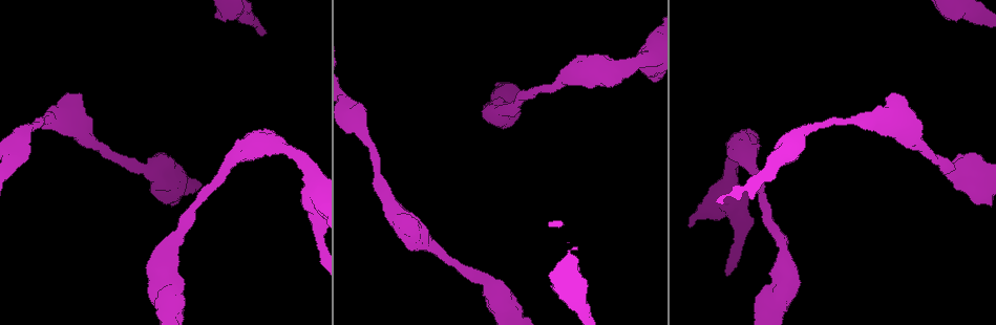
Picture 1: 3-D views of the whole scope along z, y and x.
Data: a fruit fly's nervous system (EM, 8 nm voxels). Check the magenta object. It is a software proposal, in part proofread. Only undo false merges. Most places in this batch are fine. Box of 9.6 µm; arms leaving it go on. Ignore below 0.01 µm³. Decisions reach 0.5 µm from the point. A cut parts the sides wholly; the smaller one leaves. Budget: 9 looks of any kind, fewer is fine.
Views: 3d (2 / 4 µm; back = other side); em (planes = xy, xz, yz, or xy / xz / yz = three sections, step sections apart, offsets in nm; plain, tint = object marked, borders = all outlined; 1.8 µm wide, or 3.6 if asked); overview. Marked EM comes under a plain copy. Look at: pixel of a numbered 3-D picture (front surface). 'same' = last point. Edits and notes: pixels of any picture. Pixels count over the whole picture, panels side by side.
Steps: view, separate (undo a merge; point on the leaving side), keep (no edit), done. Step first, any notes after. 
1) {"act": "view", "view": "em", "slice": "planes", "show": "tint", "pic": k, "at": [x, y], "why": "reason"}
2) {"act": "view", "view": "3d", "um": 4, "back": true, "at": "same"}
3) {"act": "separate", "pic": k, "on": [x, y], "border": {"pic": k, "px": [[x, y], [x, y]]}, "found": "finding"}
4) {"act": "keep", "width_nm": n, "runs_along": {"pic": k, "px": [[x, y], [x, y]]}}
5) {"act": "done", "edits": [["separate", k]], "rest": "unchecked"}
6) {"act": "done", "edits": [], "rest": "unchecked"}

{"act": "view", "view": "em", "um": 3.6, "slice": "planes", "show": "tint", "pic": 1, "at": [311, 174], "why": "thick turns thin"}

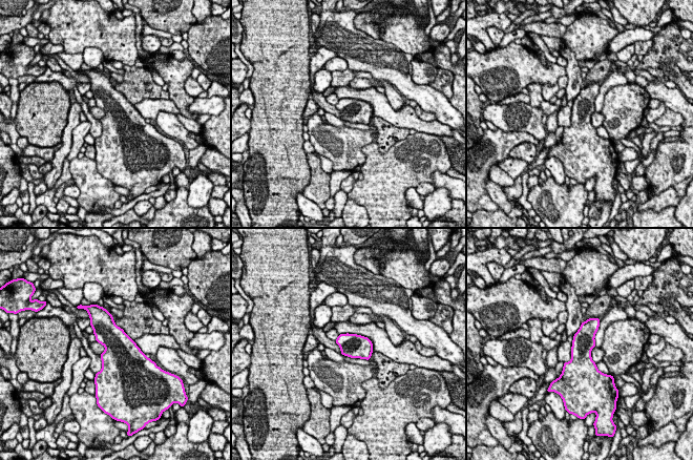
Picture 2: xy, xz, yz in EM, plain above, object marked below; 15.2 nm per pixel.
{"act": "keep", "found": "all the same neuron"}

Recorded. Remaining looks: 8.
{"act": "view", "view": "3d", "um": 4, "pic": 1, "at": [782, 250], "why": "calibre changes"}

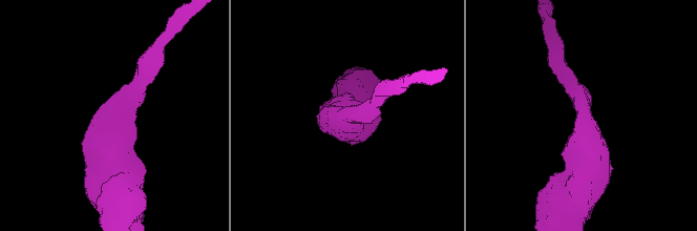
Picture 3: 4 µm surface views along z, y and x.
{"act": "view", "view": "em", "slice": "planes", "show": "tint", "pic": 3, "at": [122, 117], "arm_widths_nm": [280, 700], "why": "now the EM"}

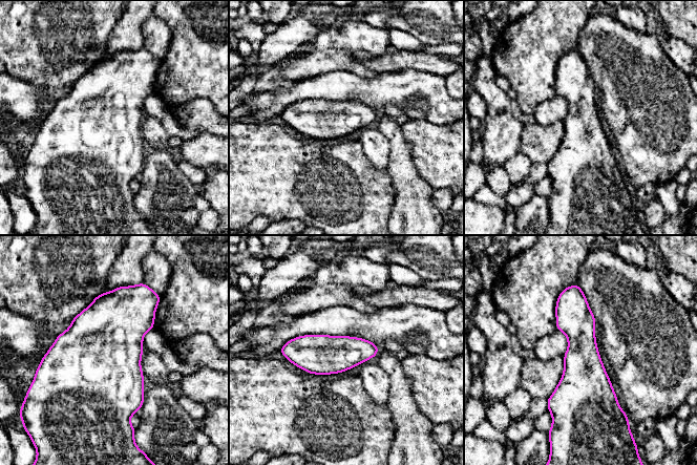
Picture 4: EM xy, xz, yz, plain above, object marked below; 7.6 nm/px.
{"act": "keep", "width_nm": 280, "found": "one neuron here"}

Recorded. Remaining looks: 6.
{"act": "view", "view": "3d", "um": 4, "pic": 1, "at": [748, 164], "why": "thick turns thin"}

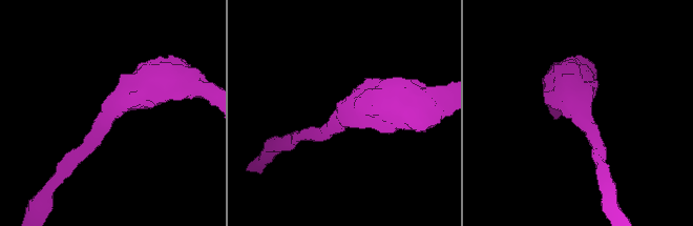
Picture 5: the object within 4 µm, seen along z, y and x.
{"act": "view", "view": "em", "um": 3.6, "slice": "planes", "show": "tint", "pic": 5, "at": [577, 119], "arm_widths_nm": [240, 600]}

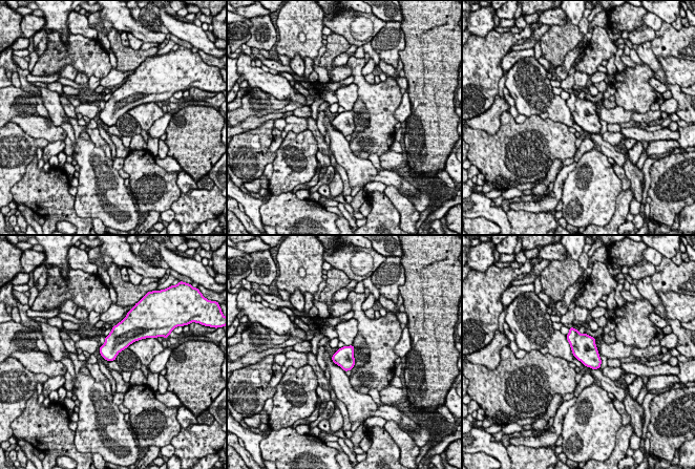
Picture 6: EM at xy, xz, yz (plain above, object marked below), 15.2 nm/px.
{"act": "keep", "found": "one neuron here"}

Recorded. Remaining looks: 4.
{"act": "view", "view": "3d", "um": 4, "pic": 1, "at": [386, 196], "why": "thick turns thin"}

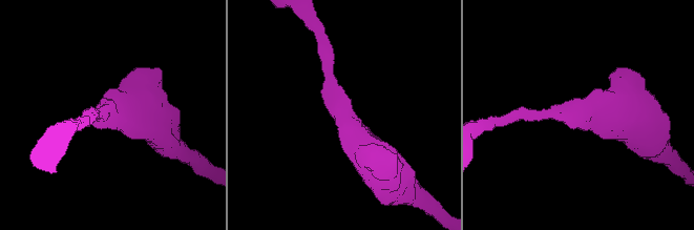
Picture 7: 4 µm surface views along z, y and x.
{"act": "view", "view": "em", "um": 3.6, "slice": "yz", "step": 16, "show": "tint", "pic": 7, "at": [343, 117], "arm_widths_nm": [190, 650]}

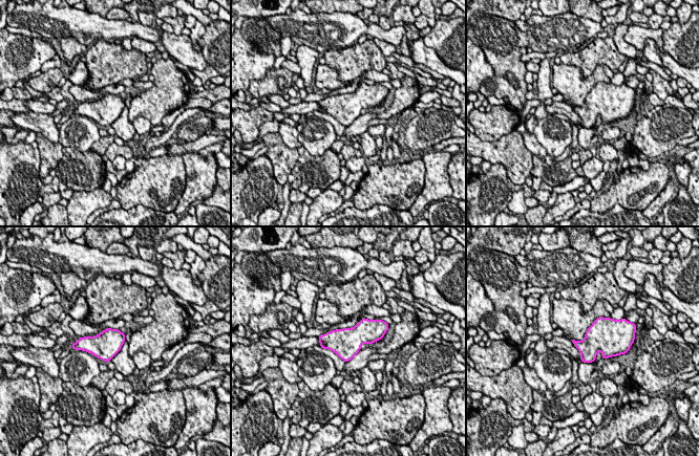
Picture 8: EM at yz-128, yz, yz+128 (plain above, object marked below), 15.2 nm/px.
{"act": "view", "view": "em", "um": 3.6, "slice": "planes", "show": "tint", "at": "same"}

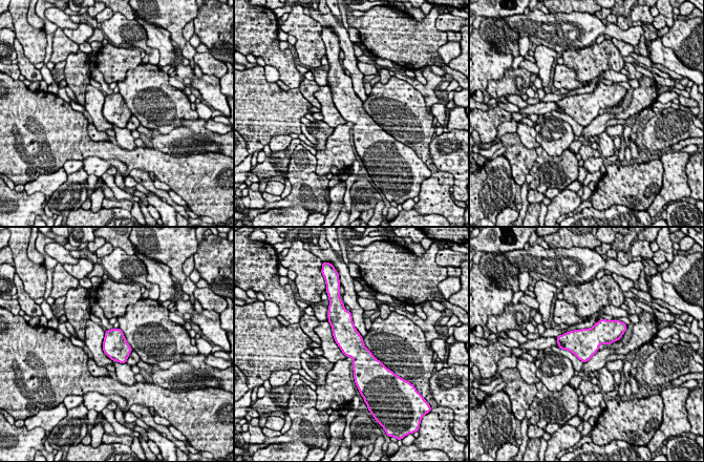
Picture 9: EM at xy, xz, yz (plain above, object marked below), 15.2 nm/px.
{"act": "keep", "found": "all the same neuron"}

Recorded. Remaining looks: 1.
{"act": "done", "edits": [], "rest": "unchecked"}

